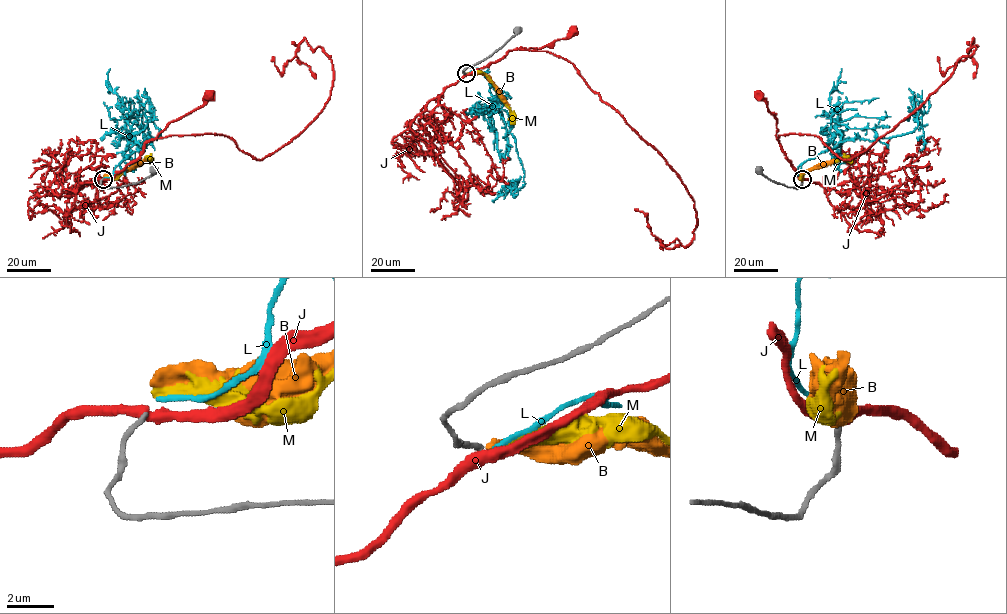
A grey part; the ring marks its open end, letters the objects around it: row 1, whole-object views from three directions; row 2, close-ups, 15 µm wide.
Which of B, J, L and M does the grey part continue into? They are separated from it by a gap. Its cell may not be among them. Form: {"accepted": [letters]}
{"accepted": []}

